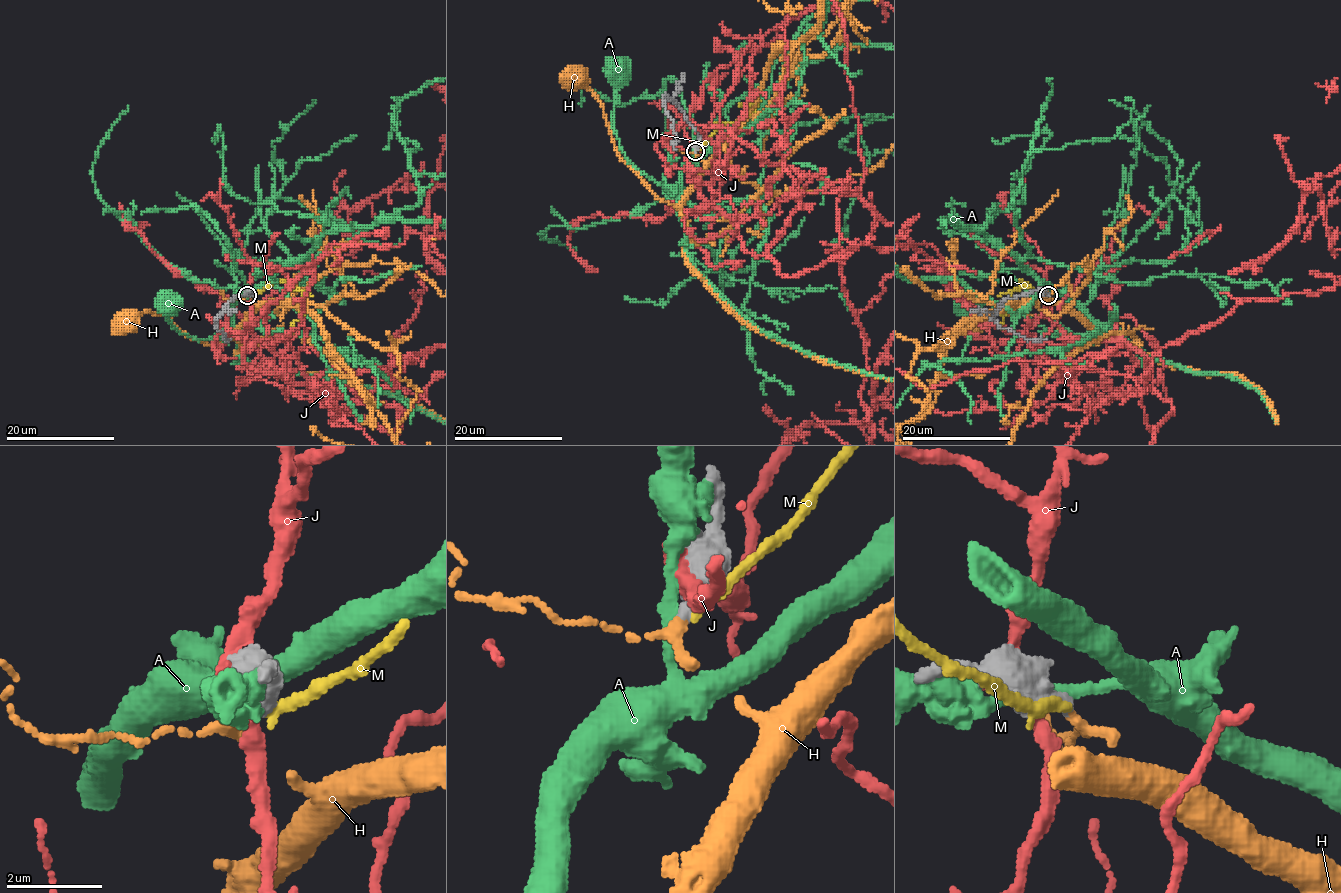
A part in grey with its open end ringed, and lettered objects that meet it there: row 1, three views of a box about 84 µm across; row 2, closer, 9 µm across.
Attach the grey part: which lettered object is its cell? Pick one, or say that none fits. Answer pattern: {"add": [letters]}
{"add": ["H"]}

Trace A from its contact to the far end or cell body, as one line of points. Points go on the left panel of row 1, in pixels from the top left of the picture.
A: (247, 294), (234, 300), (229, 329), (215, 337), (195, 340), (172, 325), (165, 315), (168, 303)

